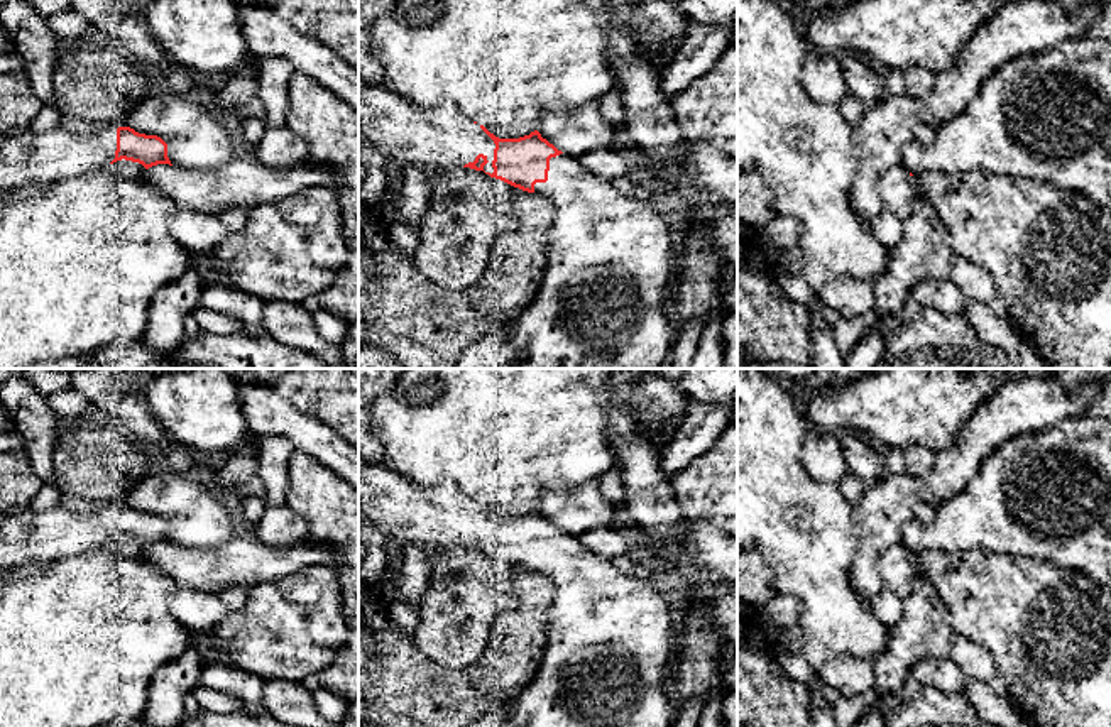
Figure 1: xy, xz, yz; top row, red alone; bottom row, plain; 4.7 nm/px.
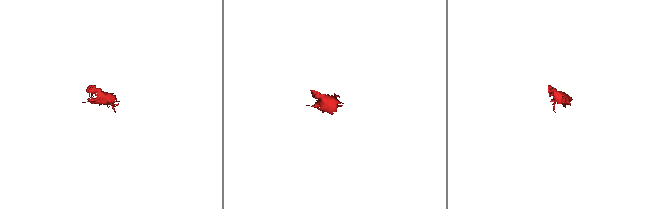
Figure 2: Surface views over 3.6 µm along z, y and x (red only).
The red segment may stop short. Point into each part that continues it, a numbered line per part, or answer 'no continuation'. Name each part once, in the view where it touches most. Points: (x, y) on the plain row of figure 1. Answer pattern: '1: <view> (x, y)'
1: xz (442, 516)
2: xz (611, 648)

